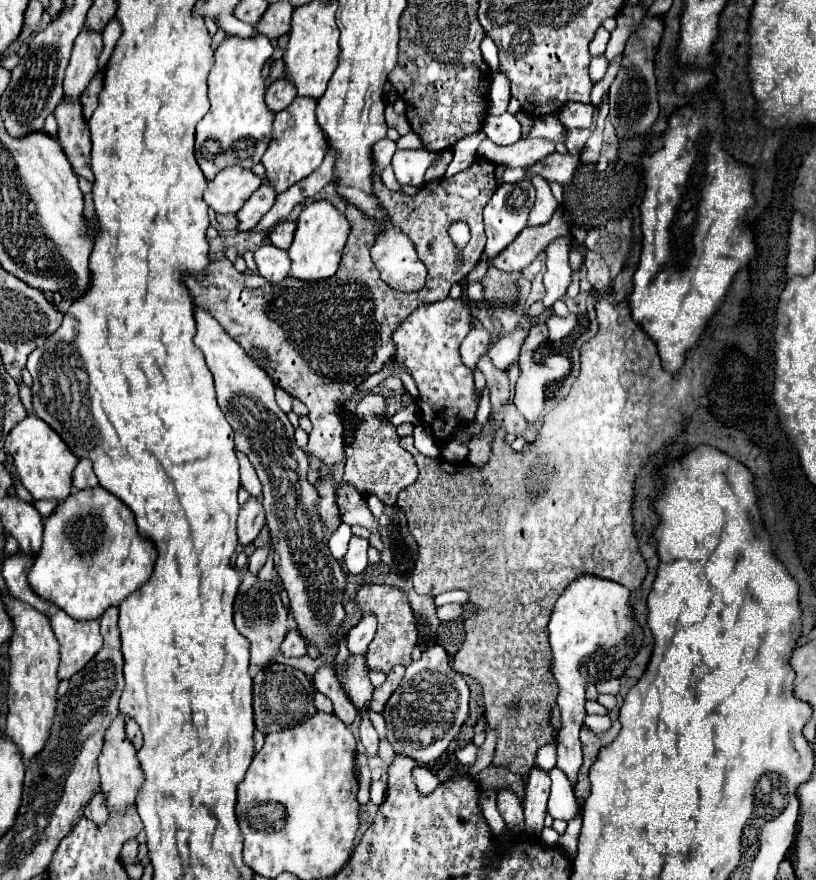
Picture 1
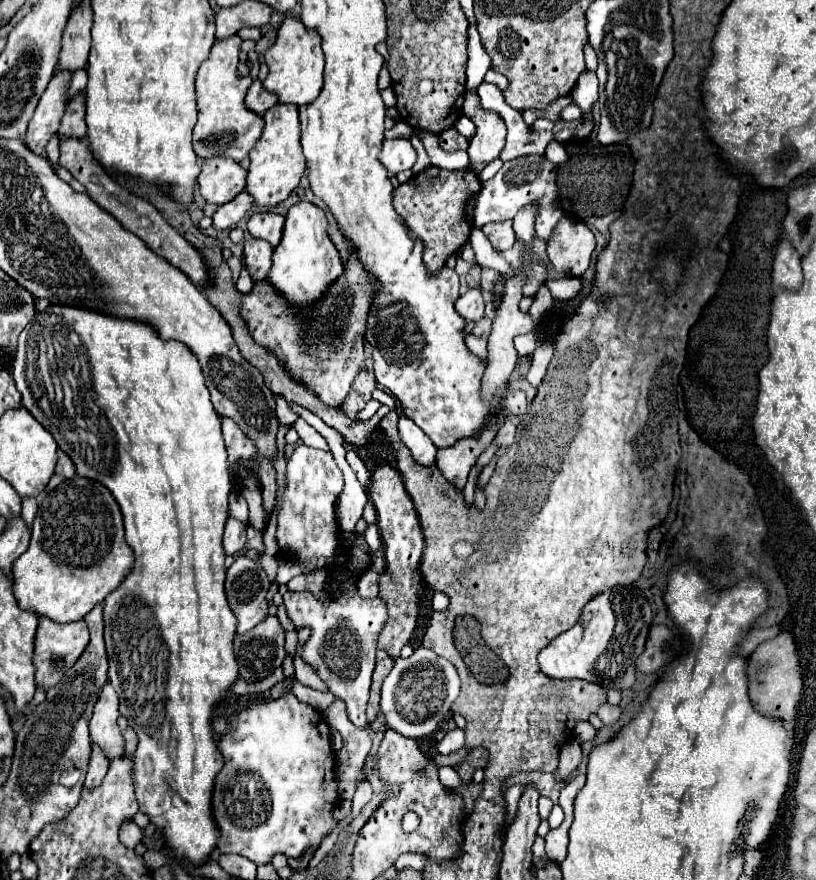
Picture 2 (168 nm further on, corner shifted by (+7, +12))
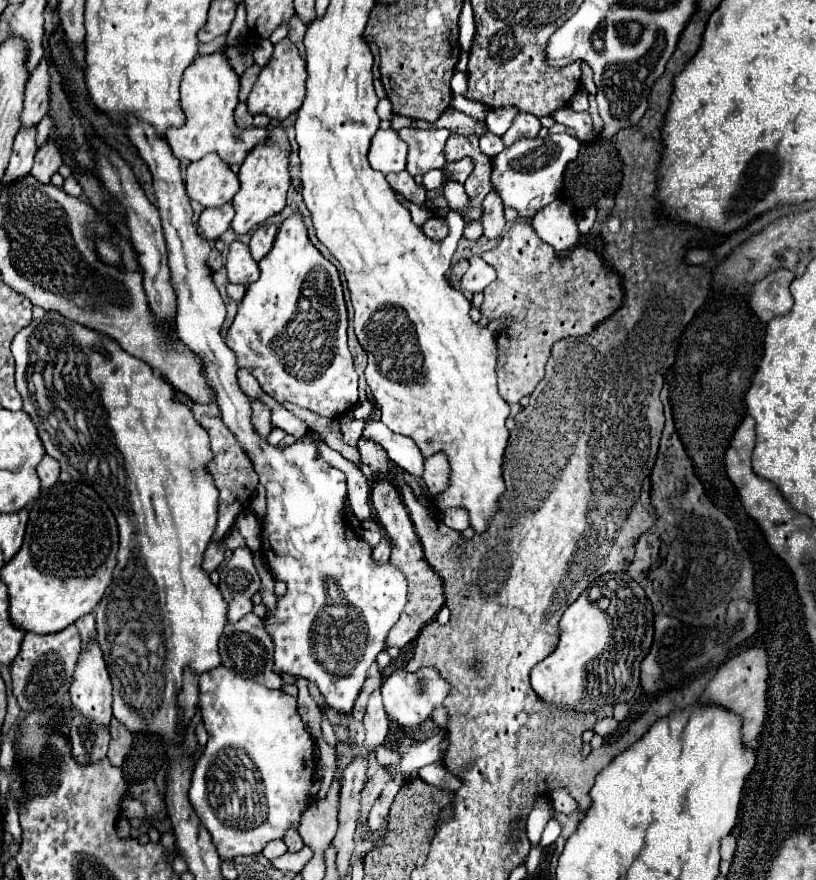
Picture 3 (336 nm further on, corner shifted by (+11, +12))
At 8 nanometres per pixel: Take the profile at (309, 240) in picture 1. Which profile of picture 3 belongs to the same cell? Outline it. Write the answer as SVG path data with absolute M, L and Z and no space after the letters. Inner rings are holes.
M291 215L279 227L273 249L259 261L259 279L247 287L225 343L237 353L239 367L251 367L261 389L279 403L295 403L307 407L321 417L339 419L359 401L357 371L347 349L347 309L339 273L309 241L301 215Z

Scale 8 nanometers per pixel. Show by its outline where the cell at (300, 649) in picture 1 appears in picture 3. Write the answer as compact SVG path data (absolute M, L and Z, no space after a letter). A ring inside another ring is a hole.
M249 613L245 615L245 619L239 619L237 623L227 623L225 631L219 639L219 655L225 667L229 667L231 671L235 671L237 675L241 675L243 679L251 679L257 683L263 683L269 689L281 689L283 687L283 679L277 677L271 671L273 665L273 641L269 637L269 633L265 631L263 621Z

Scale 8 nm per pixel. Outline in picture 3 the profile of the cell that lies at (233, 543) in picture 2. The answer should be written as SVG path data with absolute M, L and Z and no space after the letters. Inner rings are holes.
M213 541L213 543L209 543L209 547L207 547L205 555L203 555L201 567L203 567L207 573L211 573L211 571L215 571L215 569L219 567L219 563L223 561L223 557L225 557L225 545Z

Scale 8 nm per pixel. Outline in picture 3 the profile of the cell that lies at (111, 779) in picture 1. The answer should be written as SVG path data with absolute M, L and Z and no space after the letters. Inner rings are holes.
M89 643L83 647L73 671L69 697L73 707L85 717L93 719L101 727L109 725L113 701L111 679L101 655L101 647L97 647L97 643Z

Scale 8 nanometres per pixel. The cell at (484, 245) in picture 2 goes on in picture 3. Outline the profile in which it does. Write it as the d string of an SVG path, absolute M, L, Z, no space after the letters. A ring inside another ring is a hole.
M517 219L512 228L503 234L495 249L485 251L481 255L495 271L497 279L489 287L485 287L485 301L481 305L481 315L489 321L505 319L503 331L497 335L497 377L499 377L499 393L511 405L517 403L521 397L531 395L537 383L545 377L545 363L551 355L553 343L567 339L567 337L581 337L593 331L601 321L613 315L623 301L623 287L621 279L613 269L609 269L601 255L587 249L587 247L573 247L565 259L553 251L547 243L543 243L537 233L533 231L531 223L525 219Z

